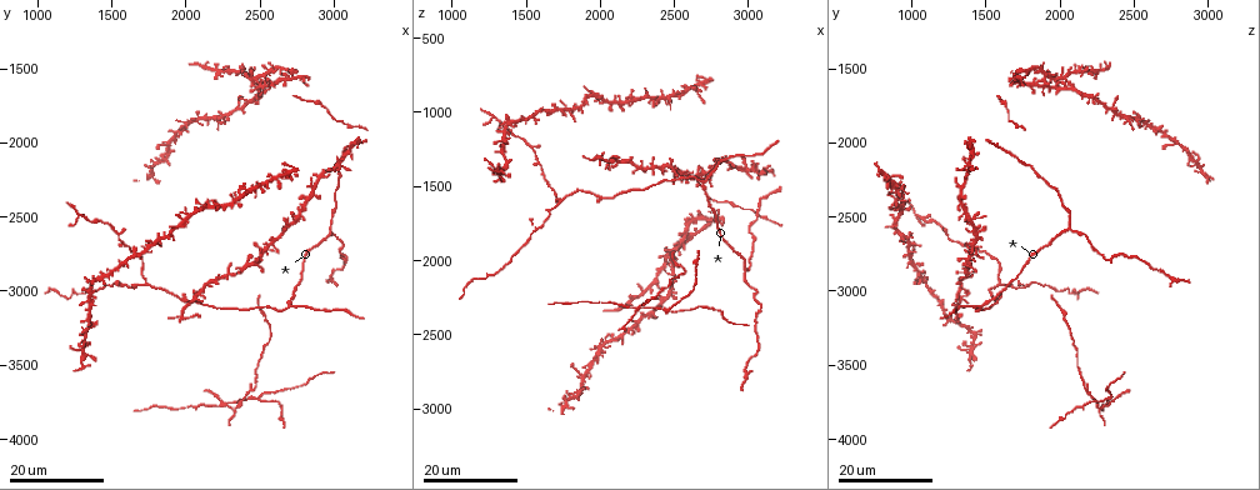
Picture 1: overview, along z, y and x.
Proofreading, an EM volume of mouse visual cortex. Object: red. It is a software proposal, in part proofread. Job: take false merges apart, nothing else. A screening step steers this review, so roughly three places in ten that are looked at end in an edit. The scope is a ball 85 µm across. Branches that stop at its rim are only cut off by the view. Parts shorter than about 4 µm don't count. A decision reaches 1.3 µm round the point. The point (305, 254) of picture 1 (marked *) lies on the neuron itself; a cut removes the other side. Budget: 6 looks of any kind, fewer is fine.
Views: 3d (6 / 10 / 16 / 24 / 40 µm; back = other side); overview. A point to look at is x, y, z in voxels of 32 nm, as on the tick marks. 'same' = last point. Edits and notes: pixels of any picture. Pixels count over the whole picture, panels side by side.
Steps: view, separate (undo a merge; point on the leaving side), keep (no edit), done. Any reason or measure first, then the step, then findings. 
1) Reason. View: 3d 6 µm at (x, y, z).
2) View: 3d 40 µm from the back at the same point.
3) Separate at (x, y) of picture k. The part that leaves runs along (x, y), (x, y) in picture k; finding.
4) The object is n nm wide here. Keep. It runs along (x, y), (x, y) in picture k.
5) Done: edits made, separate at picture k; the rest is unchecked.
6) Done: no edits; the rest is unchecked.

Side arm on a straight run. View: 3d 16 µm at (2260, 3740, 2320).

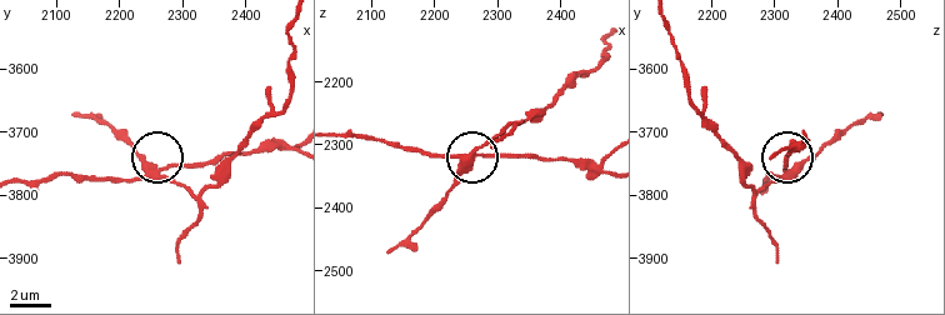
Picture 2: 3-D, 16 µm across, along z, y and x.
View: 3d 6 µm at (2275, 3760, 2320).

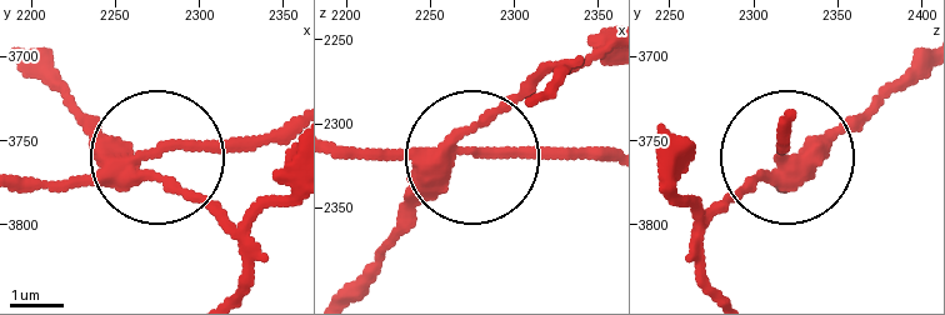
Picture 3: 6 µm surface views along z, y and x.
View: 3d 6 µm from the back at (2274, 3758, 2318).

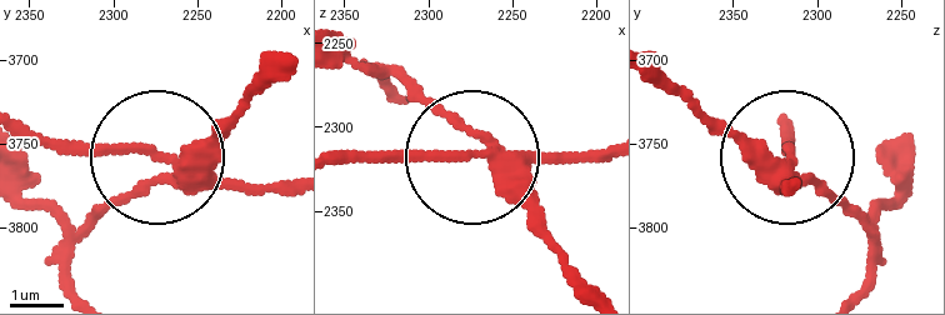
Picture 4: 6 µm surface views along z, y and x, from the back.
3 arms meet here. Separate at (228, 126) of picture 4. The part that leaves runs along (508, 158), (338, 49) in picture 4; a second neuron is stuck on.

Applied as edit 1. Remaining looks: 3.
Branch point. View: 3d 24 µm at (2460, 3720, 2320).

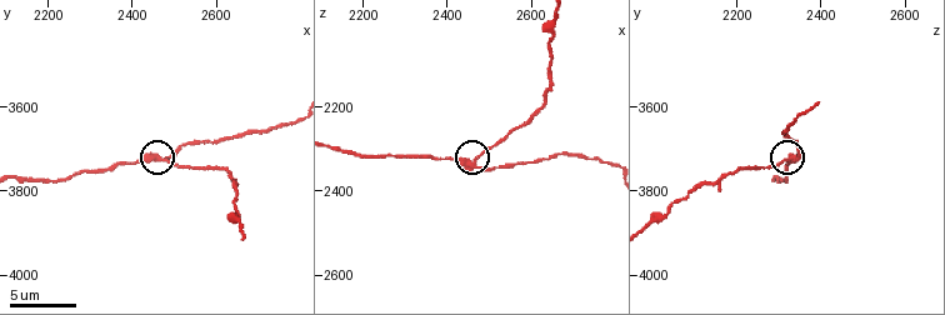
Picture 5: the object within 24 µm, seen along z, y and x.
Zoom in. View: 3d 10 µm at (2460, 3720, 2325).

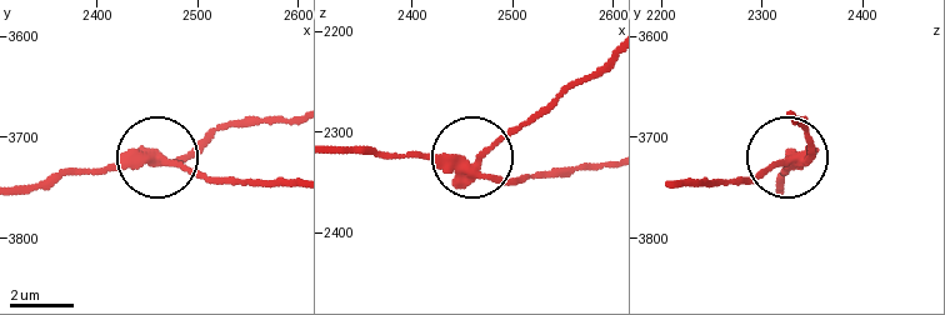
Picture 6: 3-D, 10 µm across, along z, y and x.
The object is 330 nm wide here. Separate at (185, 169) of picture 6. The part that leaves runs along (158, 159), (204, 175), (293, 183) in picture 6; a second neuron is stuck on.

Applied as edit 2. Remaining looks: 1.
Done: edits made, separate at picture 4, separate at picture 6; the rest is unchecked.

